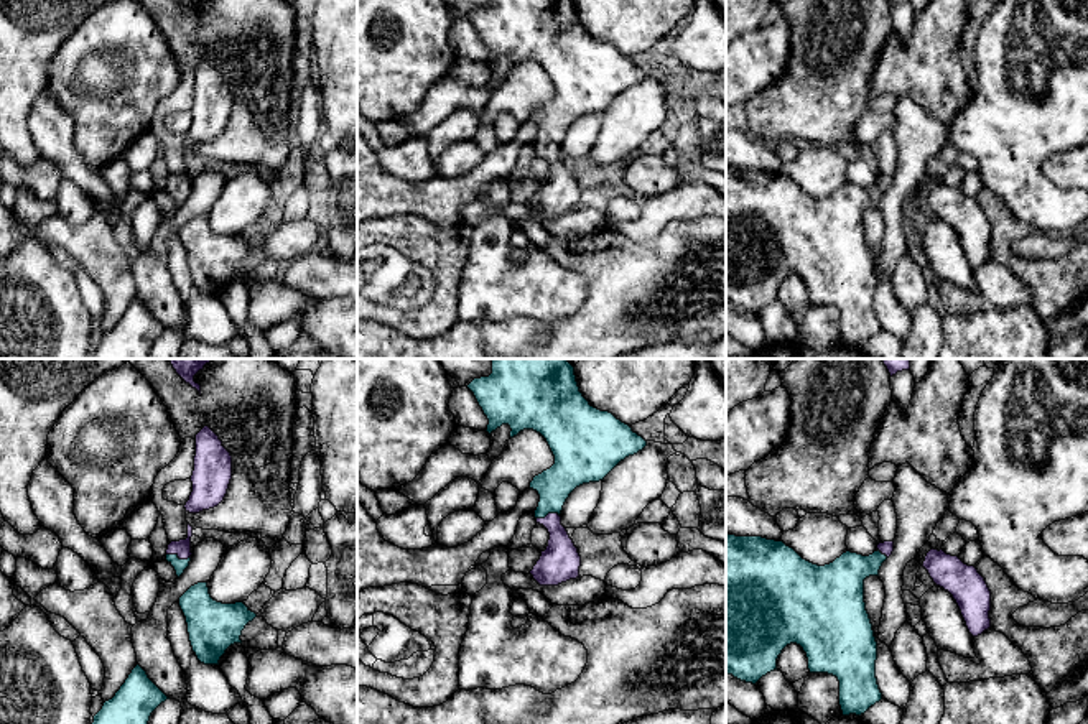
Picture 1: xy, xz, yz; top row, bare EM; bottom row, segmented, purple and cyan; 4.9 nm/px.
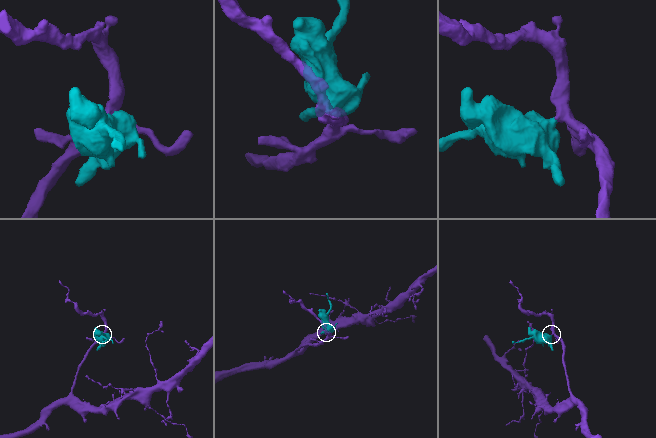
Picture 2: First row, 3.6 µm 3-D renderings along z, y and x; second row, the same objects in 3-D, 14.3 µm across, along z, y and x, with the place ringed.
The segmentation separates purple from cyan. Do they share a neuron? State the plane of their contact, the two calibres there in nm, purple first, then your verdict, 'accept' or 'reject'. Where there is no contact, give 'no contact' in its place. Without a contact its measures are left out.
xy | 80/60 nm | accept

